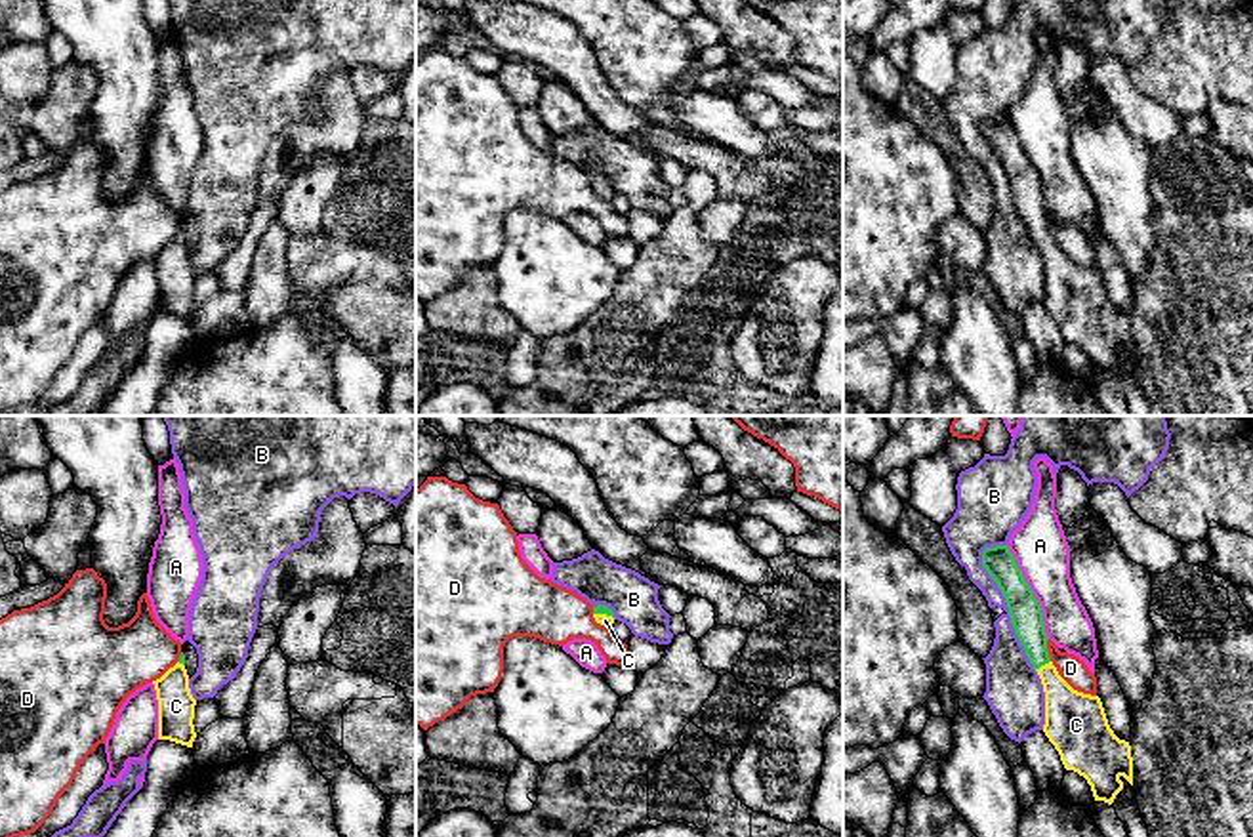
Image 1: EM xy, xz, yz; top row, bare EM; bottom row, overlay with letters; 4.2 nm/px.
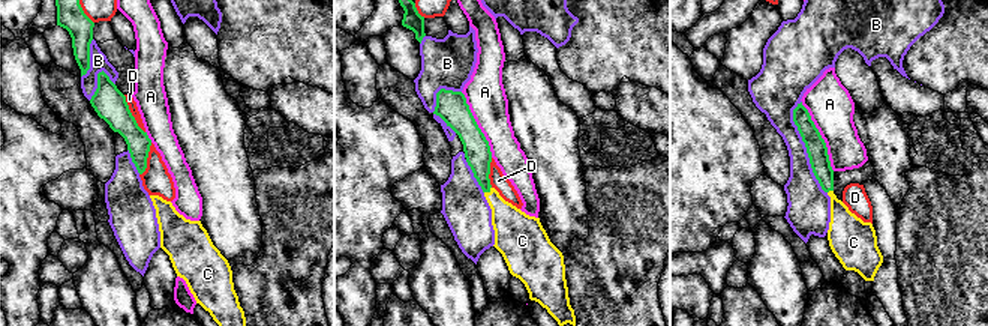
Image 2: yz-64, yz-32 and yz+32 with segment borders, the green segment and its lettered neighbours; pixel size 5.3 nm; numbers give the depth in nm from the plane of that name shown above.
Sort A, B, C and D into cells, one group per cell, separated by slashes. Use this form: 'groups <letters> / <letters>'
groups A / B / C / D

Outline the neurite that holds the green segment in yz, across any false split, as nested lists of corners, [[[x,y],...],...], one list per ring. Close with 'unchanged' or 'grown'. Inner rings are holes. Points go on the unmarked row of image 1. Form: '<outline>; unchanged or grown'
[[[1007,118],[986,120],[982,139],[1001,162],[1011,196],[1045,265],[1043,305],[1066,343],[1087,353],[1095,374],[1114,376],[1123,362],[1121,349],[1133,358],[1131,318],[1108,297],[1099,269],[1074,263],[1057,244],[1047,223],[1041,177],[1026,156]]]; grown

